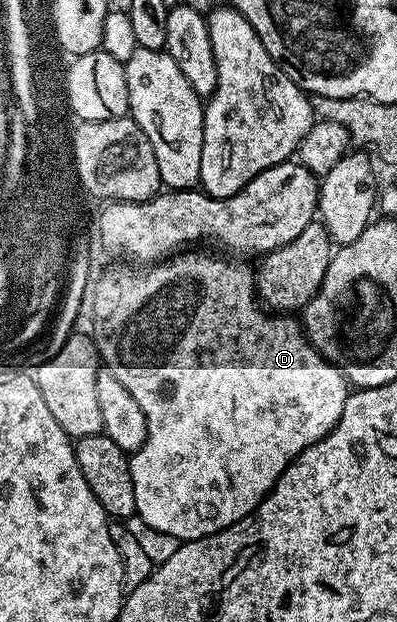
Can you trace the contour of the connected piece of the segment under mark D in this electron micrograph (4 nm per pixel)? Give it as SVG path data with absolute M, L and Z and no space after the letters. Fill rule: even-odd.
M188 248L179 254L172 255L171 258L165 258L155 264L145 265L143 268L128 268L132 270L112 270L109 274L104 274L100 279L95 279L94 289L90 294L90 306L92 302L92 327L90 333L96 340L96 350L100 353L103 365L110 371L114 372L114 376L118 376L118 380L122 380L122 388L126 388L126 392L130 392L130 396L134 396L134 400L138 400L138 408L142 408L144 419L146 420L146 440L140 445L140 449L135 451L129 457L128 463L130 464L130 476L134 480L134 504L136 505L136 518L139 521L144 521L146 525L152 530L157 530L160 534L169 534L170 537L176 538L175 540L191 540L193 538L205 538L207 534L217 534L219 530L225 530L227 526L232 526L239 518L244 518L251 512L251 510L258 505L258 503L272 491L272 486L279 480L280 474L293 460L300 455L303 450L308 446L313 446L315 442L323 442L324 438L333 430L338 424L338 420L342 416L342 408L346 404L348 395L350 393L350 383L344 377L344 373L336 366L332 366L325 360L324 357L314 349L311 342L308 340L308 335L304 333L304 327L299 321L296 322L295 317L281 316L276 312L265 312L262 309L261 303L258 301L256 293L256 276L253 267L247 266L247 261L244 260L229 260L224 256L217 256L212 252L205 252L203 249ZM196 470L200 474L208 474L213 470L216 473L216 478L221 482L224 487L221 488L217 494L212 494L212 490L208 486L196 486Z

